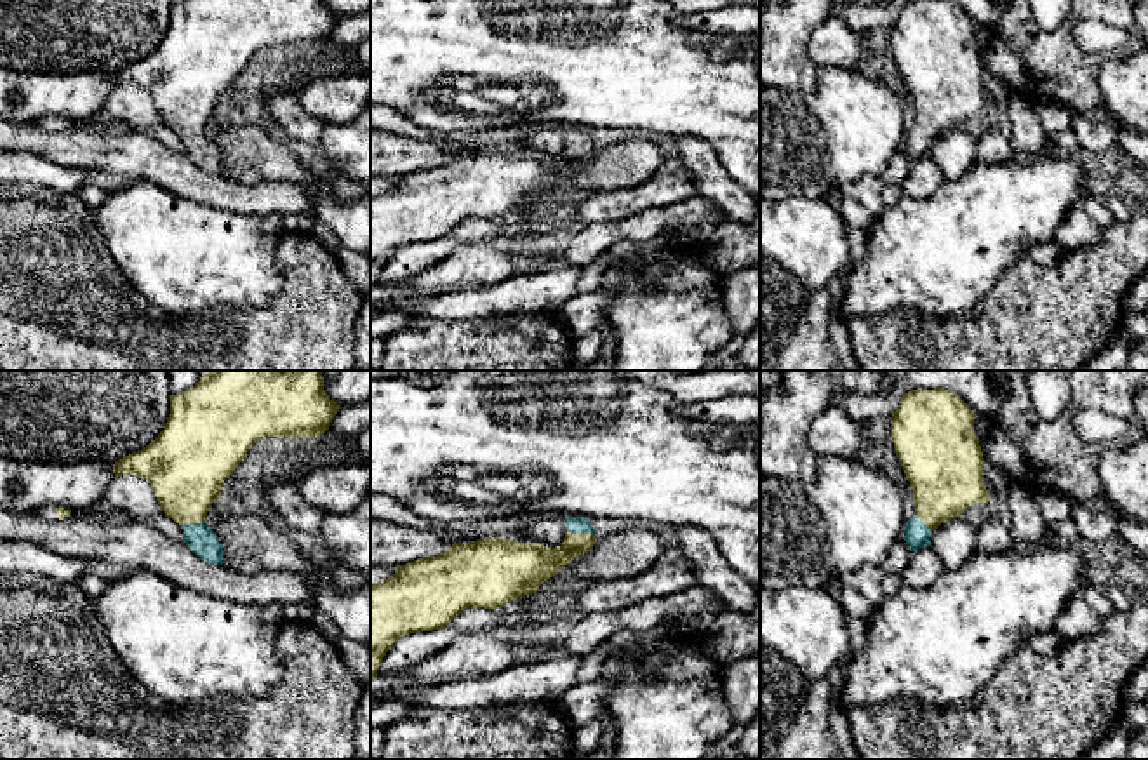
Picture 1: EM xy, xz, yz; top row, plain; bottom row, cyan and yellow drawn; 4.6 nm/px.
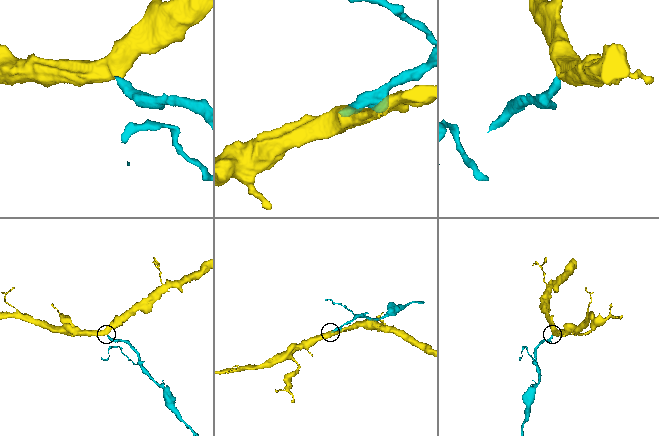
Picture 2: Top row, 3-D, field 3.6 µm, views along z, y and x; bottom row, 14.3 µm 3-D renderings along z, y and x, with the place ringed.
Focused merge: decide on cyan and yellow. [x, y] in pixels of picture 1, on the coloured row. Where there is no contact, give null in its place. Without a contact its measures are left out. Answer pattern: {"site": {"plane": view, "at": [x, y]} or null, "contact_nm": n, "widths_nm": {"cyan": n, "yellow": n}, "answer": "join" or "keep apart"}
{"site": {"plane": "xz", "at": [581, 533]}, "contact_nm": 120, "widths_nm": {"cyan": 80, "yellow": 170}, "answer": "join"}

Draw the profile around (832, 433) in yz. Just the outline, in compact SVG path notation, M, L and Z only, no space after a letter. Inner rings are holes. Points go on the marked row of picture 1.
M828 407L809 430L809 445L821 456L859 459L861 426L840 409Z

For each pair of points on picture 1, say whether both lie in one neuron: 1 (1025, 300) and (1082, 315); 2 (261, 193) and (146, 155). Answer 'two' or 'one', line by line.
1: one
2: one

